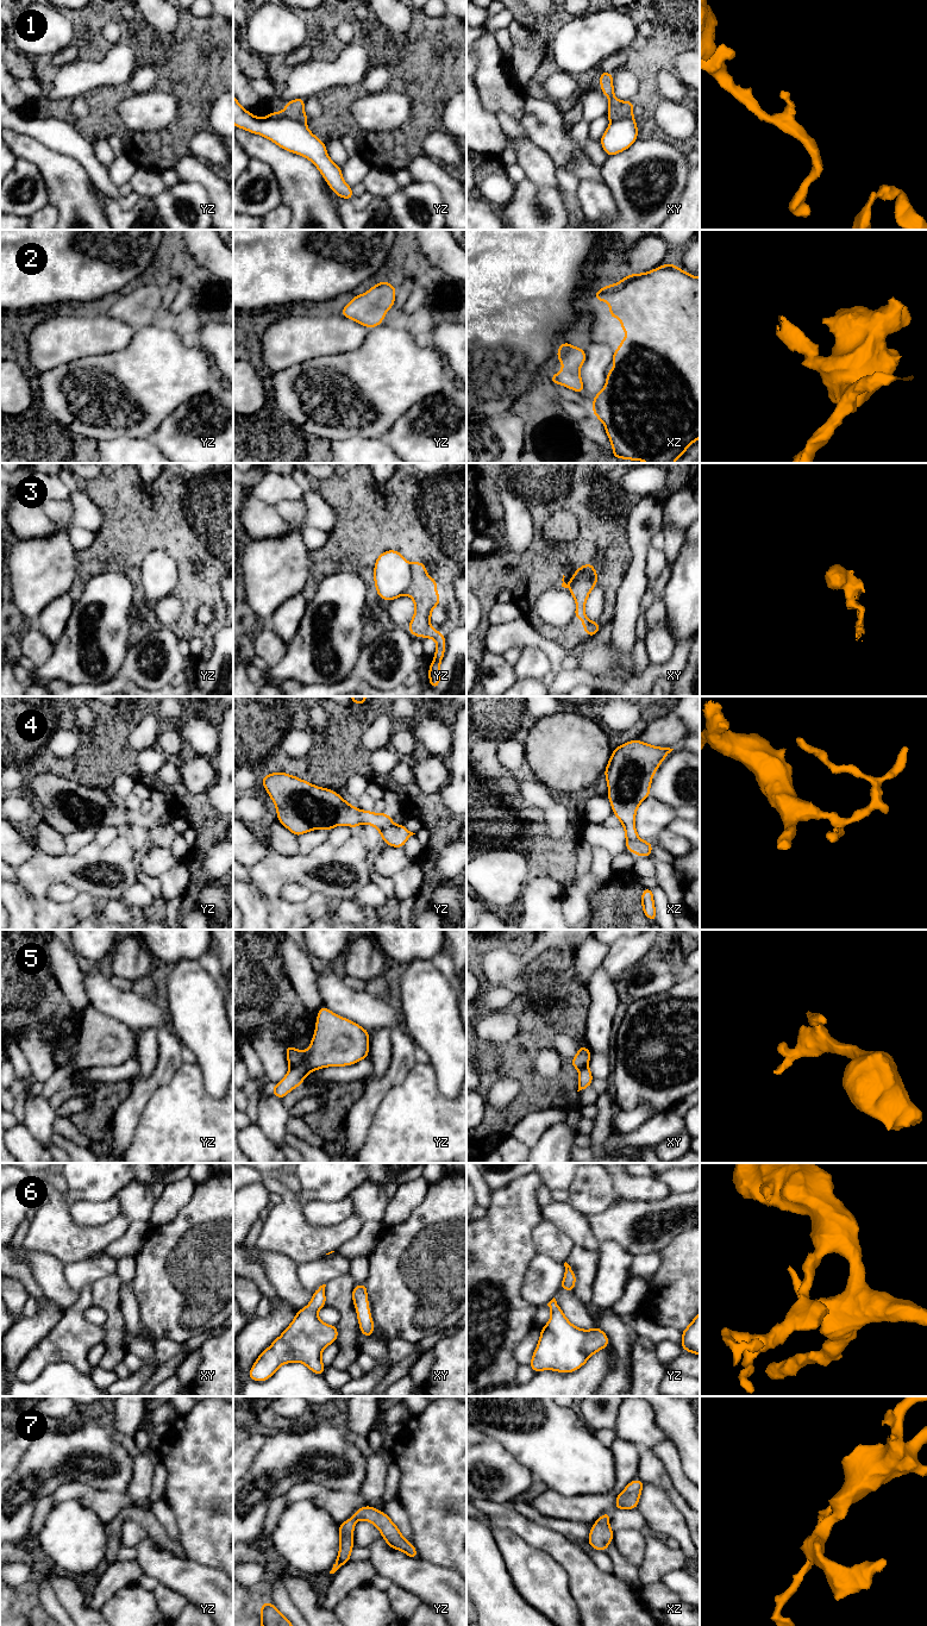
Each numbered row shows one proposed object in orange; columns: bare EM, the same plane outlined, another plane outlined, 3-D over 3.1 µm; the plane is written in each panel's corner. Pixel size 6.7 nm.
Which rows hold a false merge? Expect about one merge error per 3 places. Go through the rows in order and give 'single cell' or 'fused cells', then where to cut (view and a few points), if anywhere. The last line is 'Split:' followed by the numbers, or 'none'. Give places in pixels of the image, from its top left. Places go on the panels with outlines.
1: fused cells; cut yz (282, 112), (305, 124)
2: single cell; cut none
3: single cell; cut none
4: single cell; cut none
5: fused cells; cut yz (307, 1050), (306, 1058), (290, 1068)
6: single cell; cut none
7: single cell; cut none
Split: 1, 5

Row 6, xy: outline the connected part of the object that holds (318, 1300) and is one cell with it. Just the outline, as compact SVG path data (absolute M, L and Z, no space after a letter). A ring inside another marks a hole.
M326 1284L312 1295L311 1302L296 1315L283 1333L265 1349L249 1370L249 1378L263 1382L286 1363L299 1362L317 1375L324 1375L326 1367L321 1353L338 1337L337 1326L327 1325L318 1318L318 1311L326 1306Z

